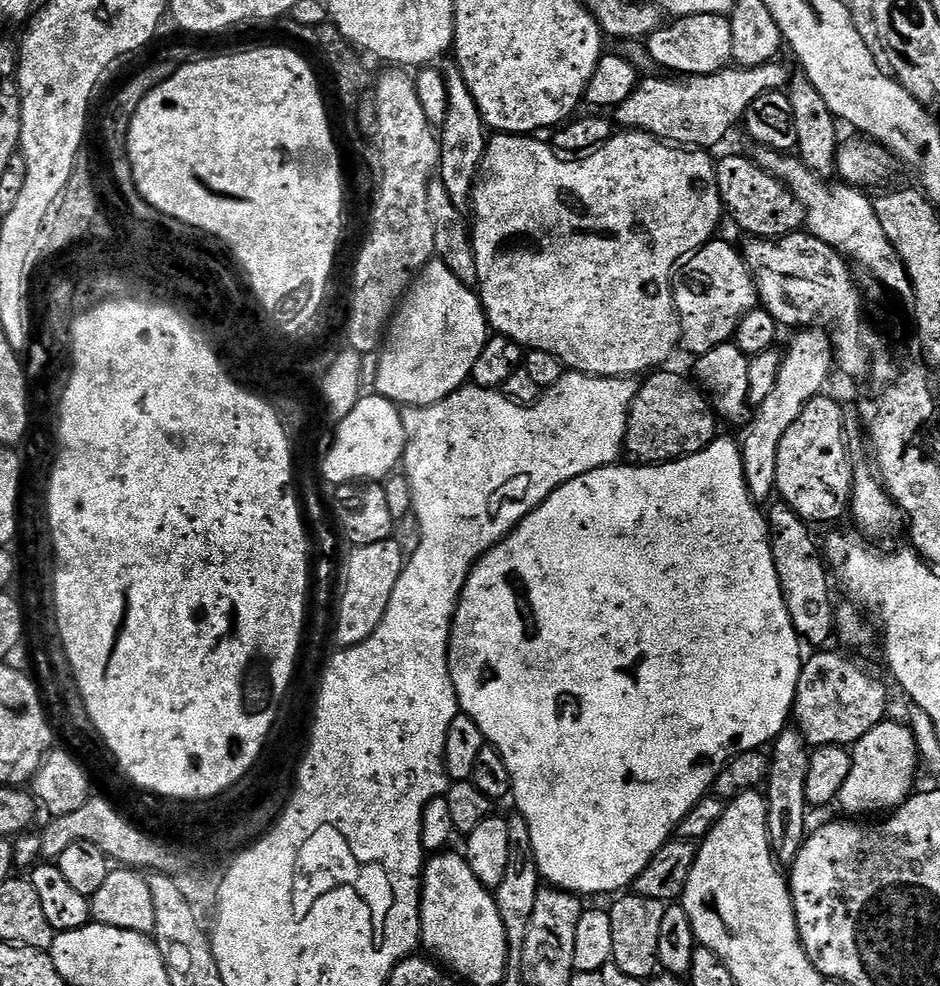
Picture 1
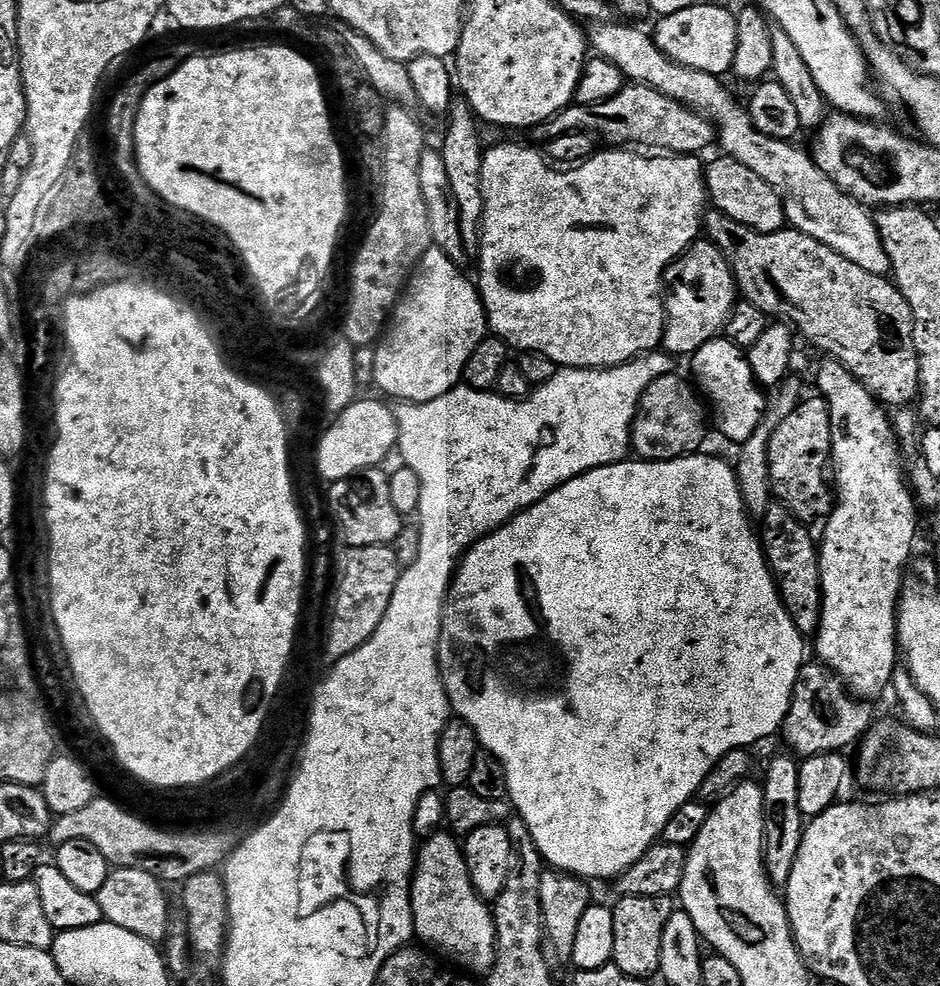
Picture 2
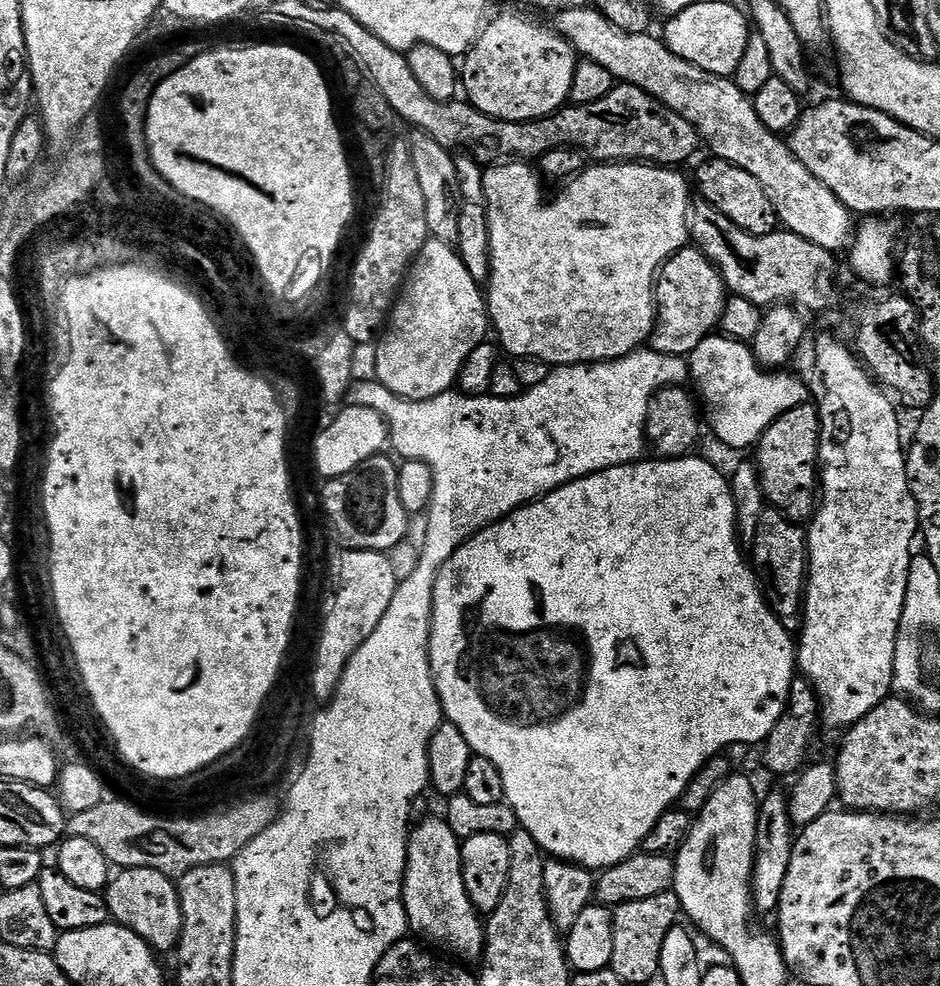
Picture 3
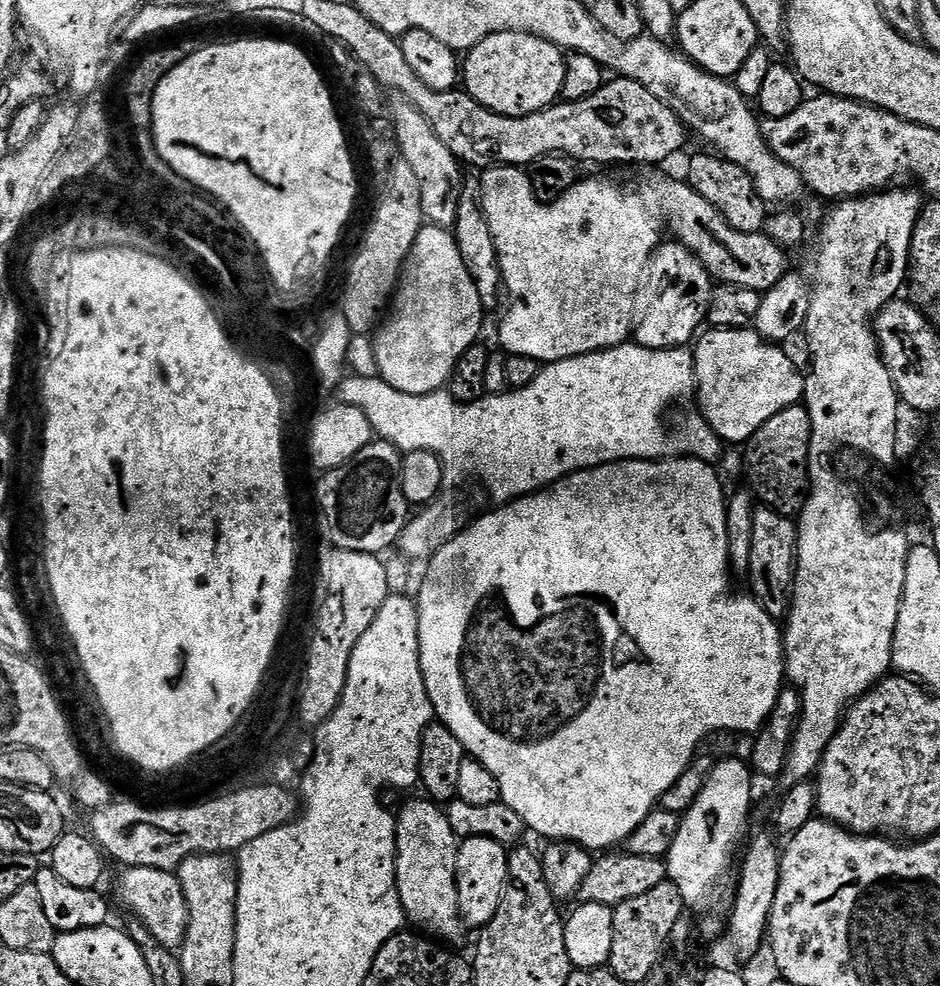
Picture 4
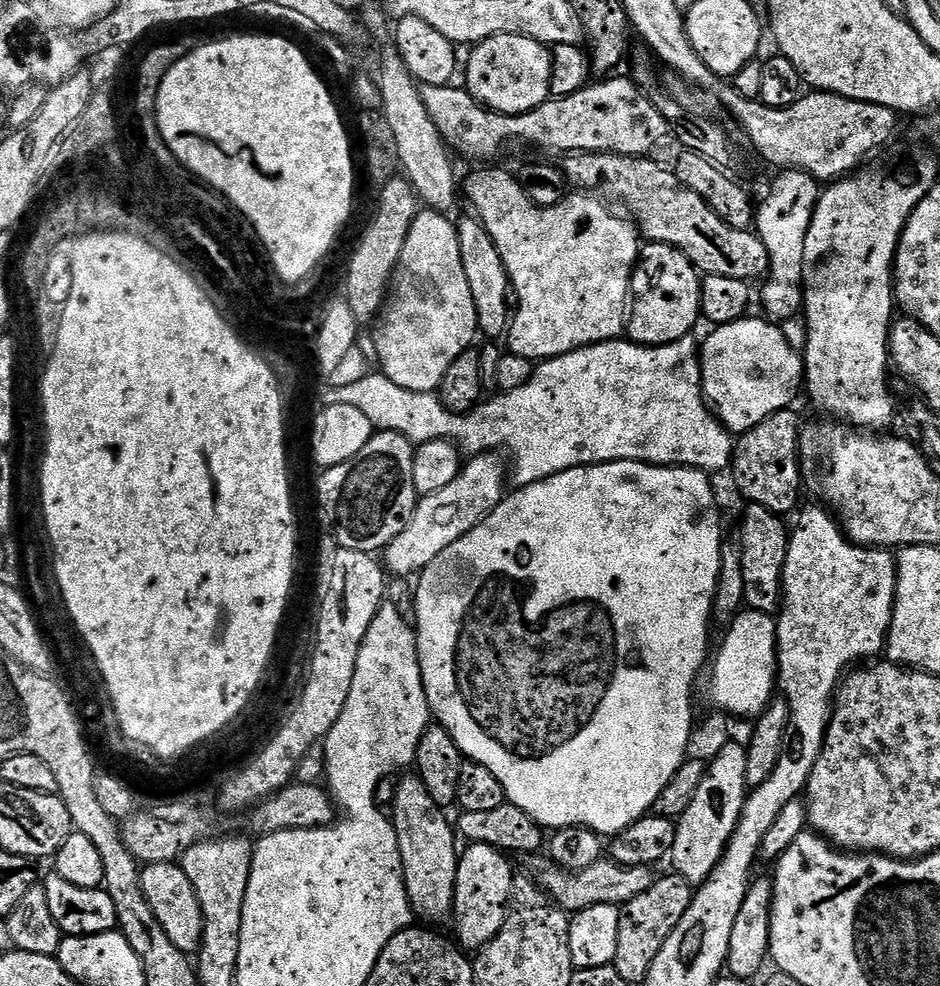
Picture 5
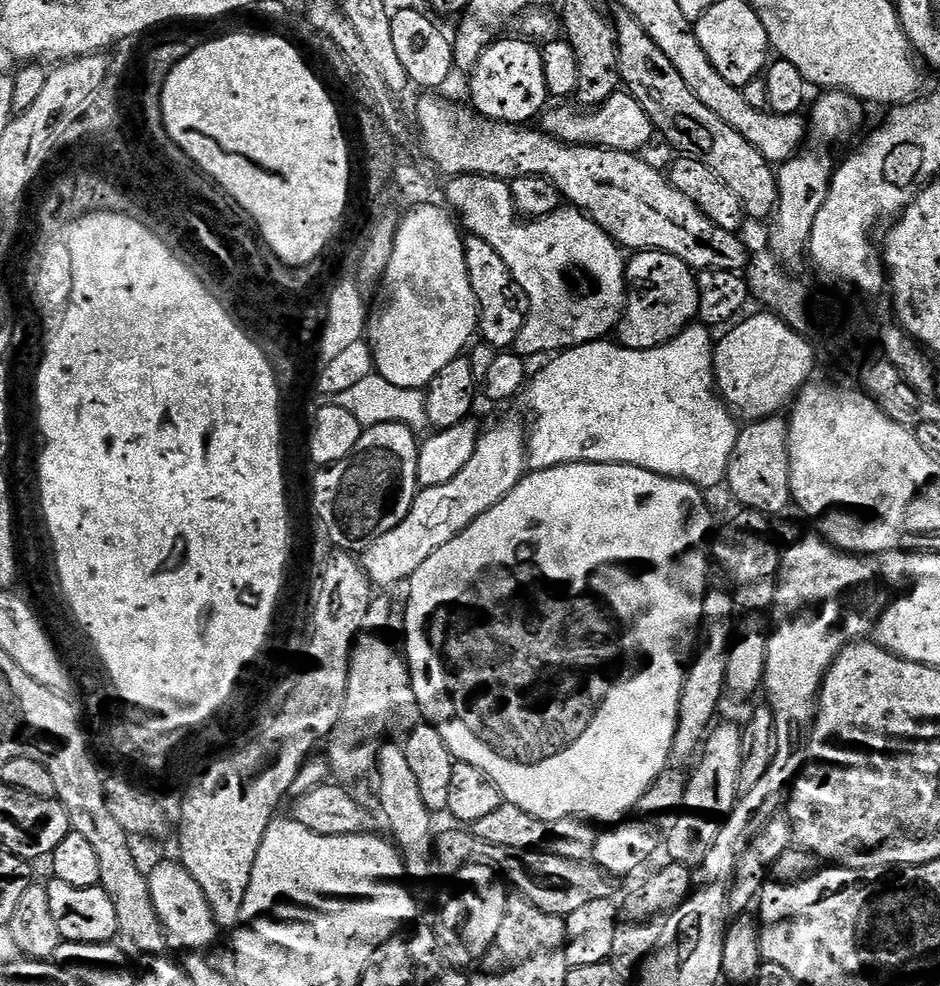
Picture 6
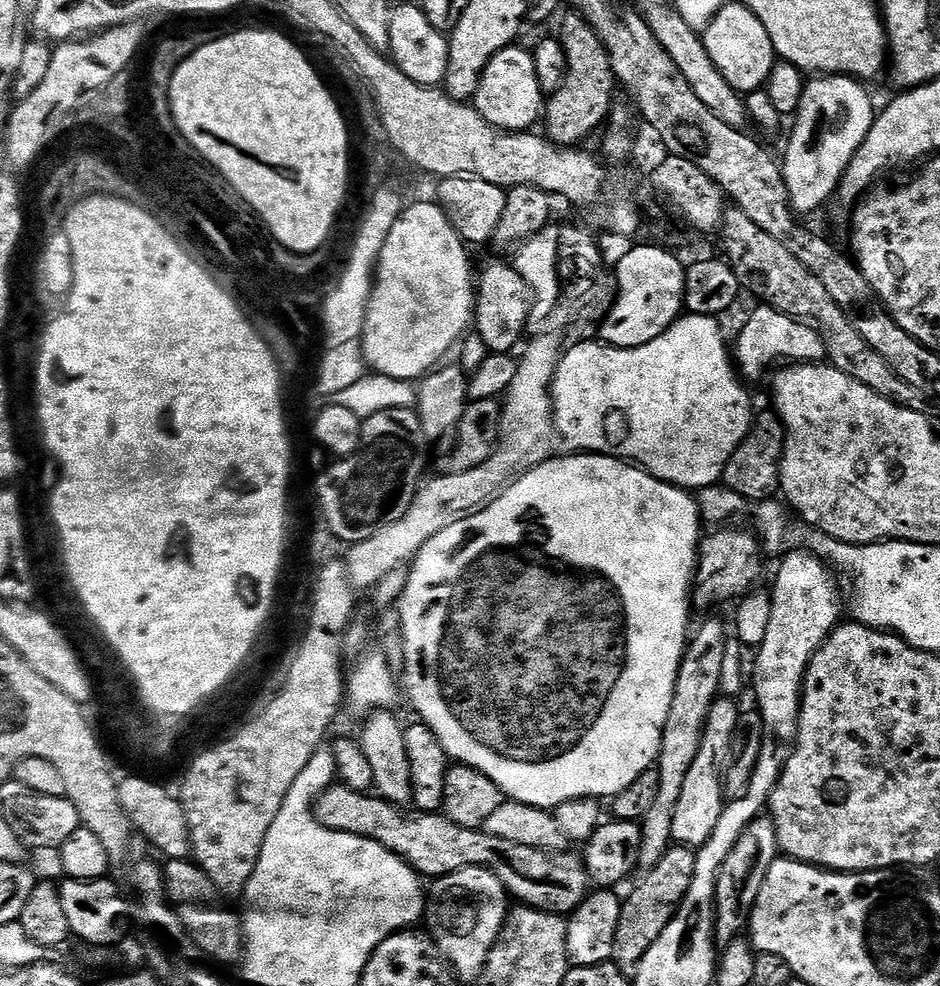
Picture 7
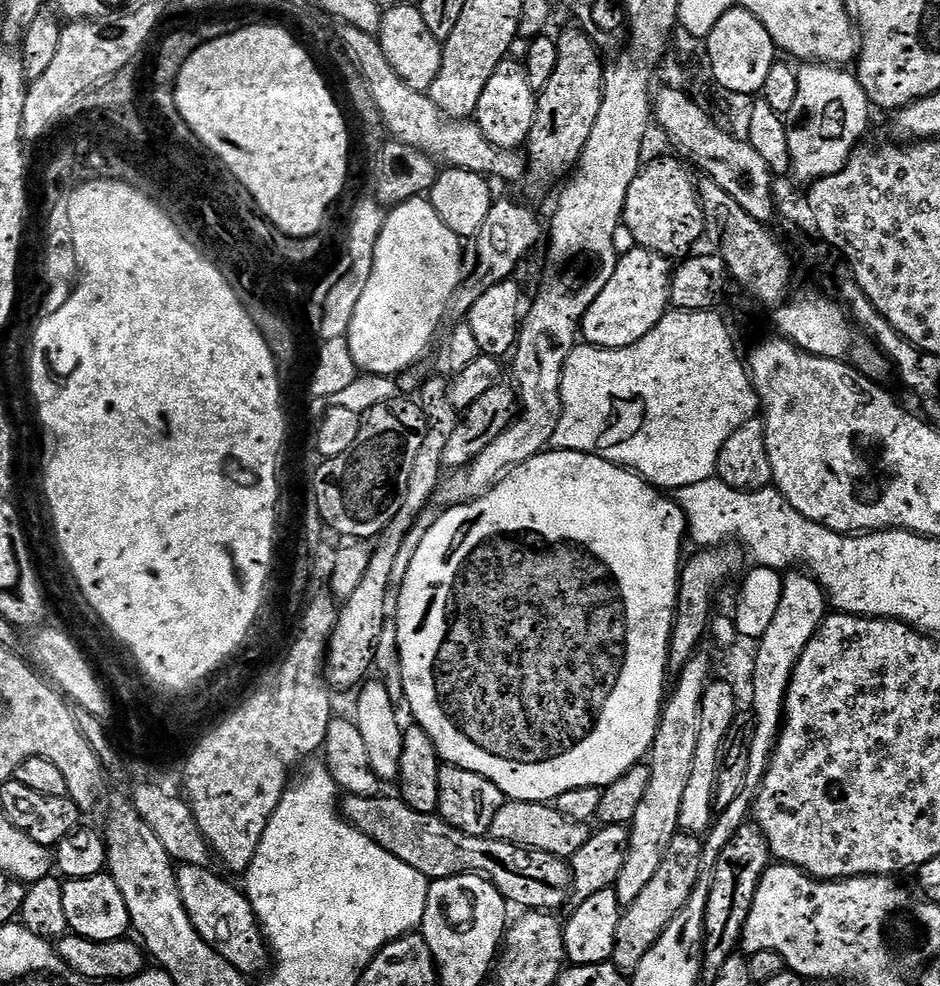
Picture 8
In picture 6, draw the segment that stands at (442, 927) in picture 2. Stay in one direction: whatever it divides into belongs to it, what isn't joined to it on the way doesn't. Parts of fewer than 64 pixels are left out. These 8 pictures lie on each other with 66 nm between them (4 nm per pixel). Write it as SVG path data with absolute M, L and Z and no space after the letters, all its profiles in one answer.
M384 742L380 745L380 754L376 757L376 766L374 769L375 775L380 775L380 808L383 819L392 827L392 832L395 843L398 845L398 851L404 861L404 870L409 877L413 876L416 880L428 880L432 876L432 871L437 871L438 865L433 858L432 849L434 846L434 831L432 832L432 820L434 820L434 813L432 813L426 806L426 802L422 798L422 793L418 787L413 774L410 762L406 762L406 754L403 747L399 743L388 744L392 742Z

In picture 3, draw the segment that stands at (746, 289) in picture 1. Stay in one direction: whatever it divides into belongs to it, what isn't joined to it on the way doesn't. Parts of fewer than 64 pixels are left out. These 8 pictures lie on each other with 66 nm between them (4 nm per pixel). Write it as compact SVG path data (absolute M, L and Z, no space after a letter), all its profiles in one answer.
M695 246L678 250L660 269L654 289L656 327L652 329L651 351L691 357L706 337L717 331L724 309L726 289L720 269Z

